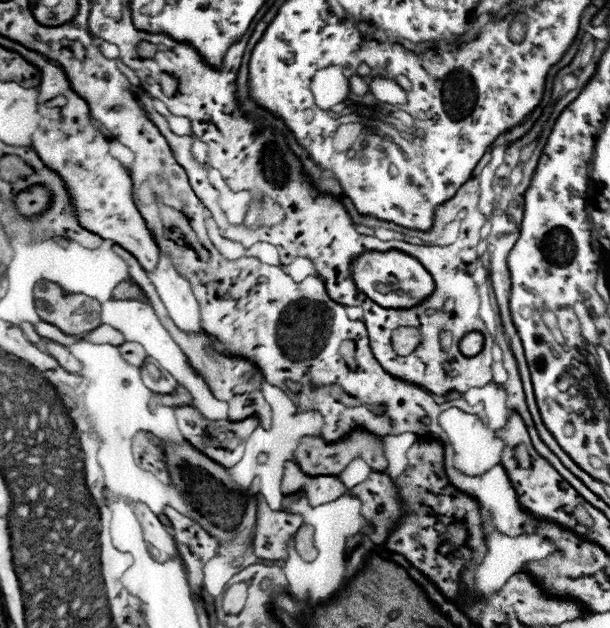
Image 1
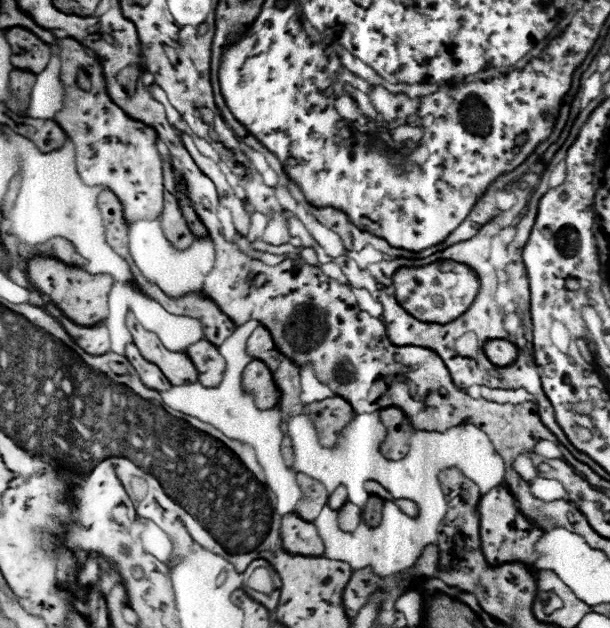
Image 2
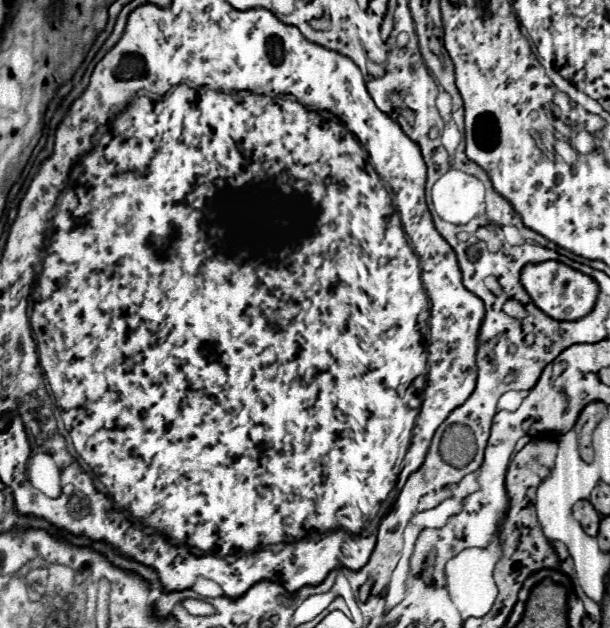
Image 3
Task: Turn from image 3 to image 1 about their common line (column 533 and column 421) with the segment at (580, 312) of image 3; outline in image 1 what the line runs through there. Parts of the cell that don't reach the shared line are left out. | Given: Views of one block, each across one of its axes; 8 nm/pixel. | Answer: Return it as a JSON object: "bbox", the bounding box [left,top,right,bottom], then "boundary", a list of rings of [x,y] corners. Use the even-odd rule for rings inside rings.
{"bbox":[352,250,434,308],"boundary":[[[400,250],[362,252],[352,260],[352,280],[360,292],[384,308],[410,308],[420,304],[434,290],[434,280],[426,268],[410,254]]]}

